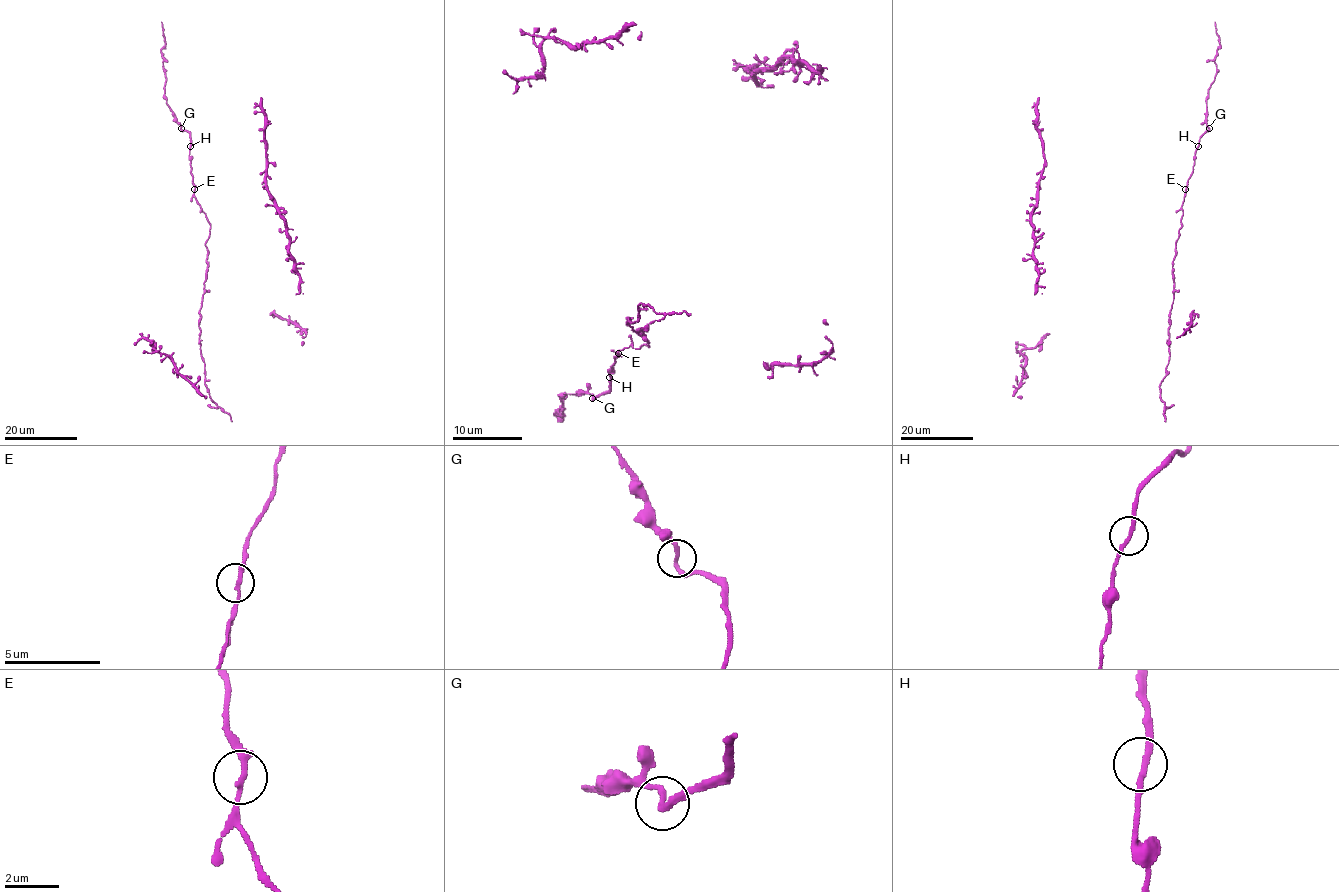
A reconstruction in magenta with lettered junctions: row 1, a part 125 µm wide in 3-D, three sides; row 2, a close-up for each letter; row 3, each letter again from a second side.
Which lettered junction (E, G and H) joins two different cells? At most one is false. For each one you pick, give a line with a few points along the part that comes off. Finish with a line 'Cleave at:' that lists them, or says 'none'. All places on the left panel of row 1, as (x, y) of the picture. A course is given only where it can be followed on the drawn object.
Cleave at: none

